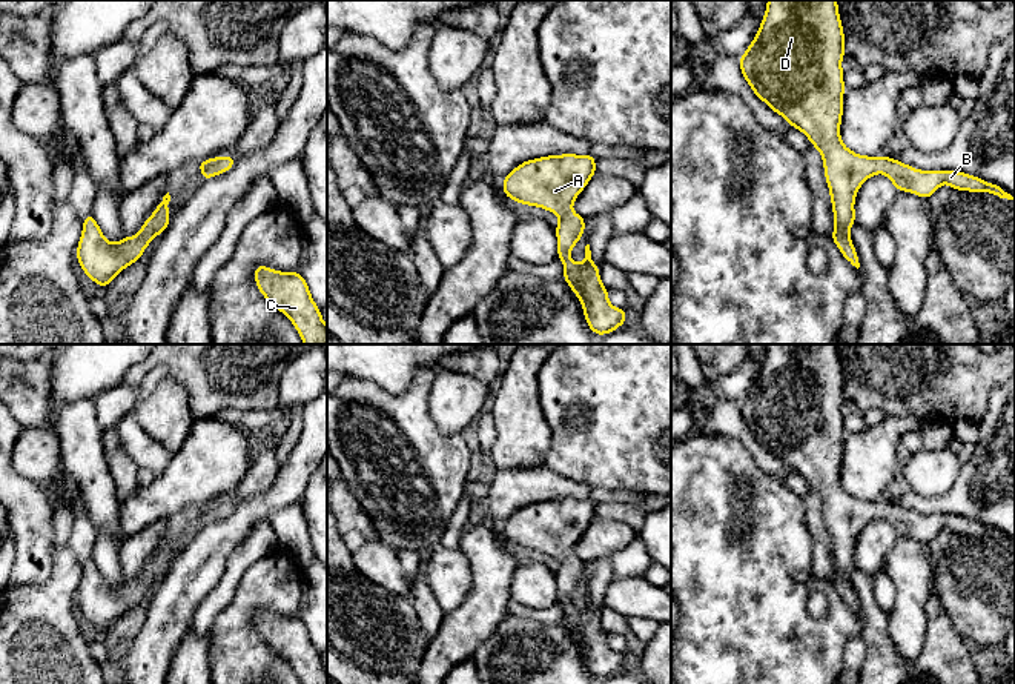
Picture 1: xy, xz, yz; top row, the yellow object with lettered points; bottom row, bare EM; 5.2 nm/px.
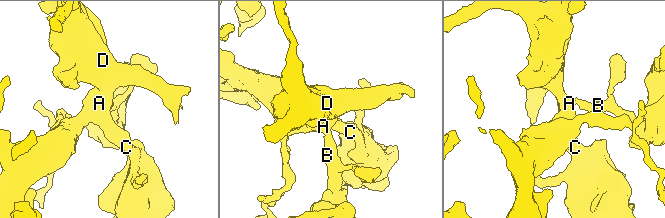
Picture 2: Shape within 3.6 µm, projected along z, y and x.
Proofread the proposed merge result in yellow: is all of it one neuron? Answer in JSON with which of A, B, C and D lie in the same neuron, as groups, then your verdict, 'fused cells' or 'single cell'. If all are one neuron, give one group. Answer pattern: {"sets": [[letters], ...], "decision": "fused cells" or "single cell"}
{"sets": [["A", "B", "C", "D"]], "decision": "single cell"}

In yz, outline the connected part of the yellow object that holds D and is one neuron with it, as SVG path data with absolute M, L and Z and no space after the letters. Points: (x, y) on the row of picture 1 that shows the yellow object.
M768 0L755 38L739 63L754 94L818 149L834 212L831 237L852 266L860 267L849 235L855 195L872 175L883 172L897 192L921 198L947 183L957 191L1015 200L998 184L966 172L920 171L886 155L868 157L848 149L840 137L845 54L837 0Z

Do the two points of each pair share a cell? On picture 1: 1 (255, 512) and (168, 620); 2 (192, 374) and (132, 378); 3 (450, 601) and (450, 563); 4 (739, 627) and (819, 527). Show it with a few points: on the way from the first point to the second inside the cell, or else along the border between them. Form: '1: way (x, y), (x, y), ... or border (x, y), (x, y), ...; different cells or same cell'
1: way (228, 535), (204, 558), (180, 592); same cell
2: way (177, 360), (152, 360), (148, 363); same cell
3: way (450, 592), (450, 572); same cell
4: border (803, 501), (811, 537), (813, 574); different cells

